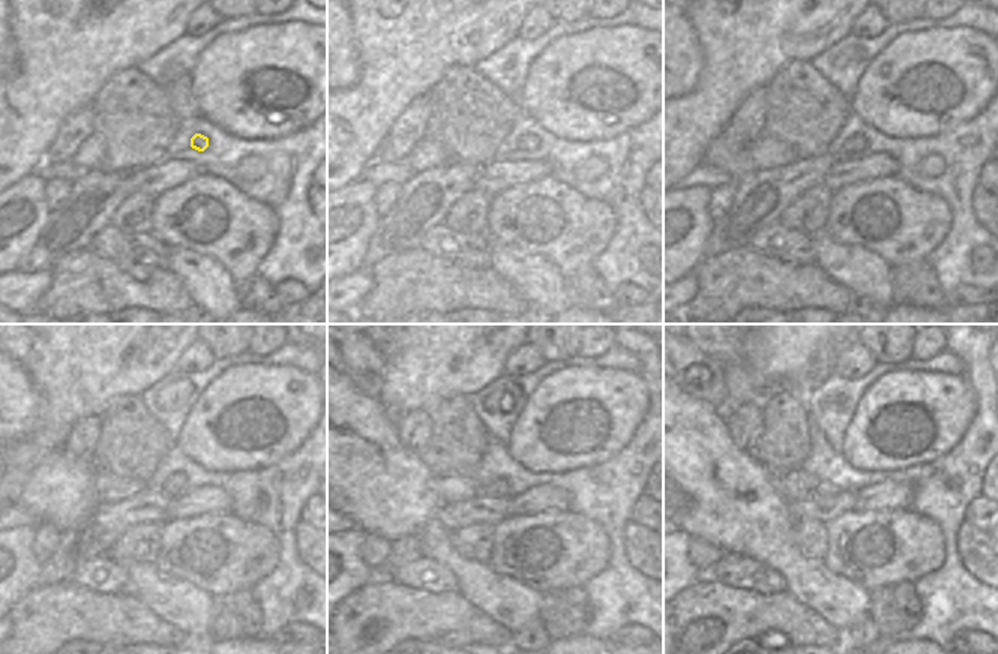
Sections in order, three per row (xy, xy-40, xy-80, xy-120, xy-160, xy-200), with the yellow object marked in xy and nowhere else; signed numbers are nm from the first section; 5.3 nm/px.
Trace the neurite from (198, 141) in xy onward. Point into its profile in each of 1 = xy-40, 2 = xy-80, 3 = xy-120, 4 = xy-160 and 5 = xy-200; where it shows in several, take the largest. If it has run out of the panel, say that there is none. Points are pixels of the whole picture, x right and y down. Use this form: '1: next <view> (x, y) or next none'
1: next xy-40 (527, 143)
2: next xy-80 (857, 143)
3: next xy-120 (174, 485)
4: next xy-160 (498, 488)
5: next xy-200 (824, 489)

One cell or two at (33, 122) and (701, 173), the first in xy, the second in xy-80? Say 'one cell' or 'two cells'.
two cells

